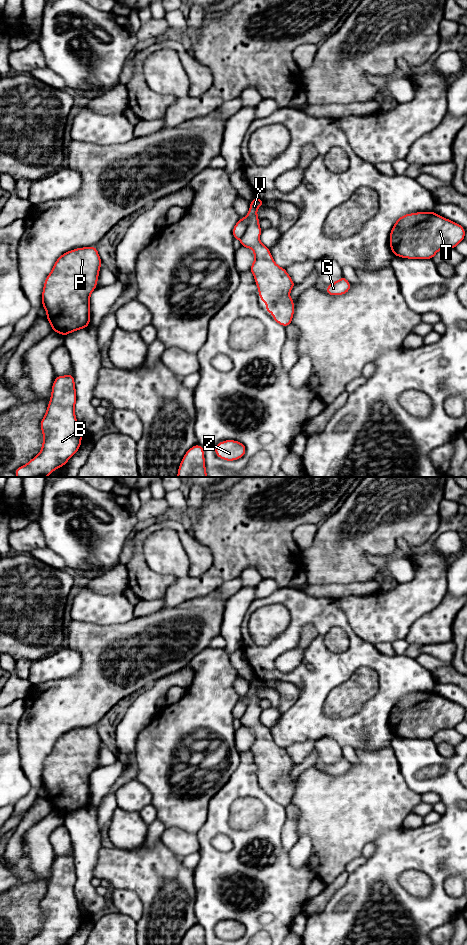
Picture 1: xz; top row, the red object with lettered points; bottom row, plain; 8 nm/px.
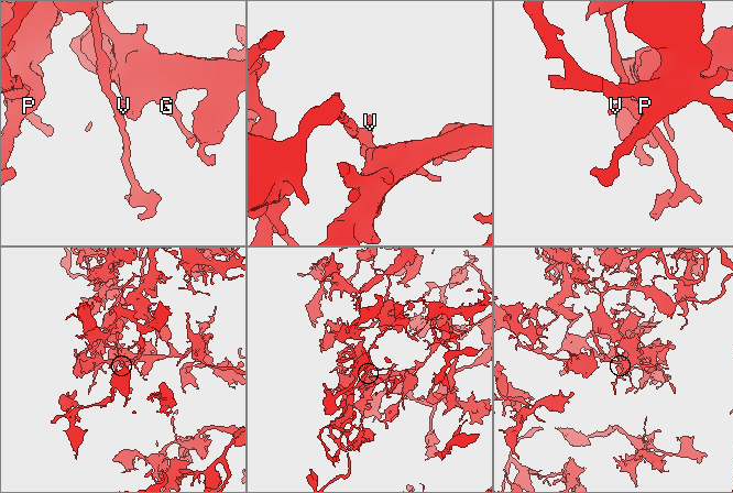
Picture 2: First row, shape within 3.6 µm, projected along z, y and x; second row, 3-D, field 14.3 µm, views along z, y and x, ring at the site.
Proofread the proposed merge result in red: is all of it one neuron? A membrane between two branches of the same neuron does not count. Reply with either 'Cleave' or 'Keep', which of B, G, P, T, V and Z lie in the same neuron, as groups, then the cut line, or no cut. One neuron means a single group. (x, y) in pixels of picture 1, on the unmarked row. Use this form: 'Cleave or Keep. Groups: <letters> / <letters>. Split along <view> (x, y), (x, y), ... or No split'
Cleave. Groups: B P / G T V Z. Split along xz (244, 698), (246, 710), (239, 719)

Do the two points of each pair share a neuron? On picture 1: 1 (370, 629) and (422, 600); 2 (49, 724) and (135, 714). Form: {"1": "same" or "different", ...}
{"1": "same", "2": "different"}

